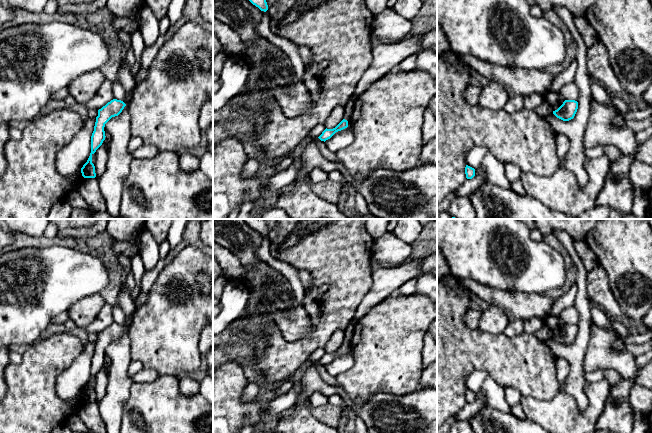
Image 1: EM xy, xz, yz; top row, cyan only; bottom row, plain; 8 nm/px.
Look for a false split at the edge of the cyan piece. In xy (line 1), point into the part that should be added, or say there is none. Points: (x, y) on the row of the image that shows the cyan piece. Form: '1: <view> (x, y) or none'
1: none

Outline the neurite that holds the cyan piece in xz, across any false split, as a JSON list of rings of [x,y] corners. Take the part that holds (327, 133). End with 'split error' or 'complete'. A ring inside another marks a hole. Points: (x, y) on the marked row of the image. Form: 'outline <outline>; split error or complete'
outline [[[343,119],[335,128],[325,129],[322,134],[318,137],[321,141],[330,139],[336,132],[341,131],[348,127],[348,121]]]; complete

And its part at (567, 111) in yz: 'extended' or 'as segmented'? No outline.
as segmented

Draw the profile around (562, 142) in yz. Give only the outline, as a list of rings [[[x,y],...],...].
[[[557,133],[556,149],[559,159],[563,160],[566,157],[569,147],[570,147],[570,140],[568,139],[568,137],[563,133]]]

